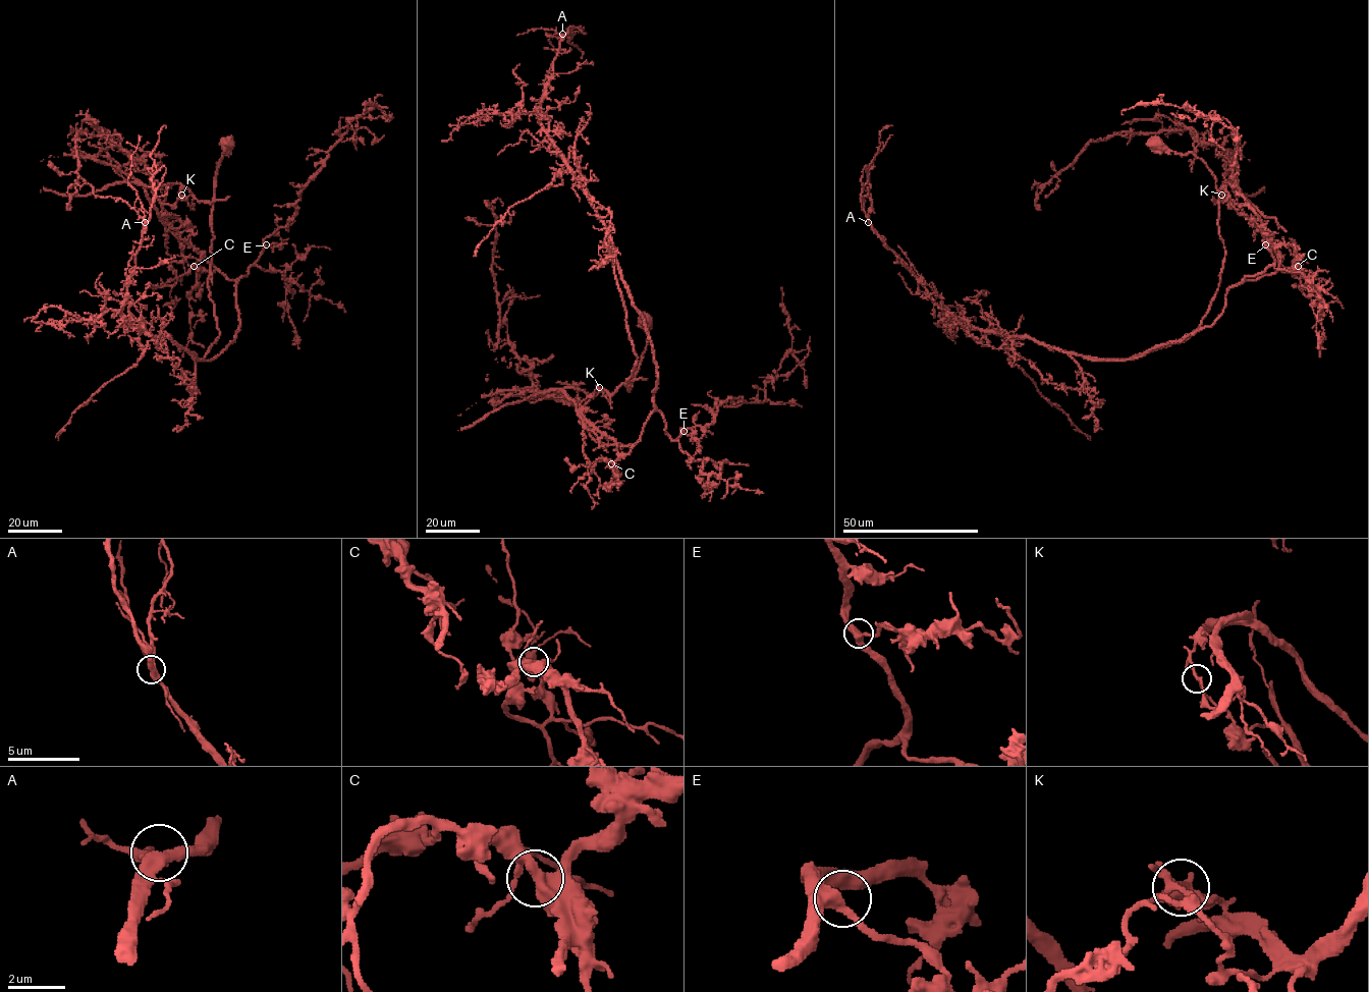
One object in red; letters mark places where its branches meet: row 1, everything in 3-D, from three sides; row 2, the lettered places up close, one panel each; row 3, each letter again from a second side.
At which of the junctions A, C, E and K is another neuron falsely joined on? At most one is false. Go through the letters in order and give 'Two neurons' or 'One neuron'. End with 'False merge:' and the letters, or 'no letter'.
A: One neuron
C: One neuron
E: One neuron
K: Two neurons
False merge: K

